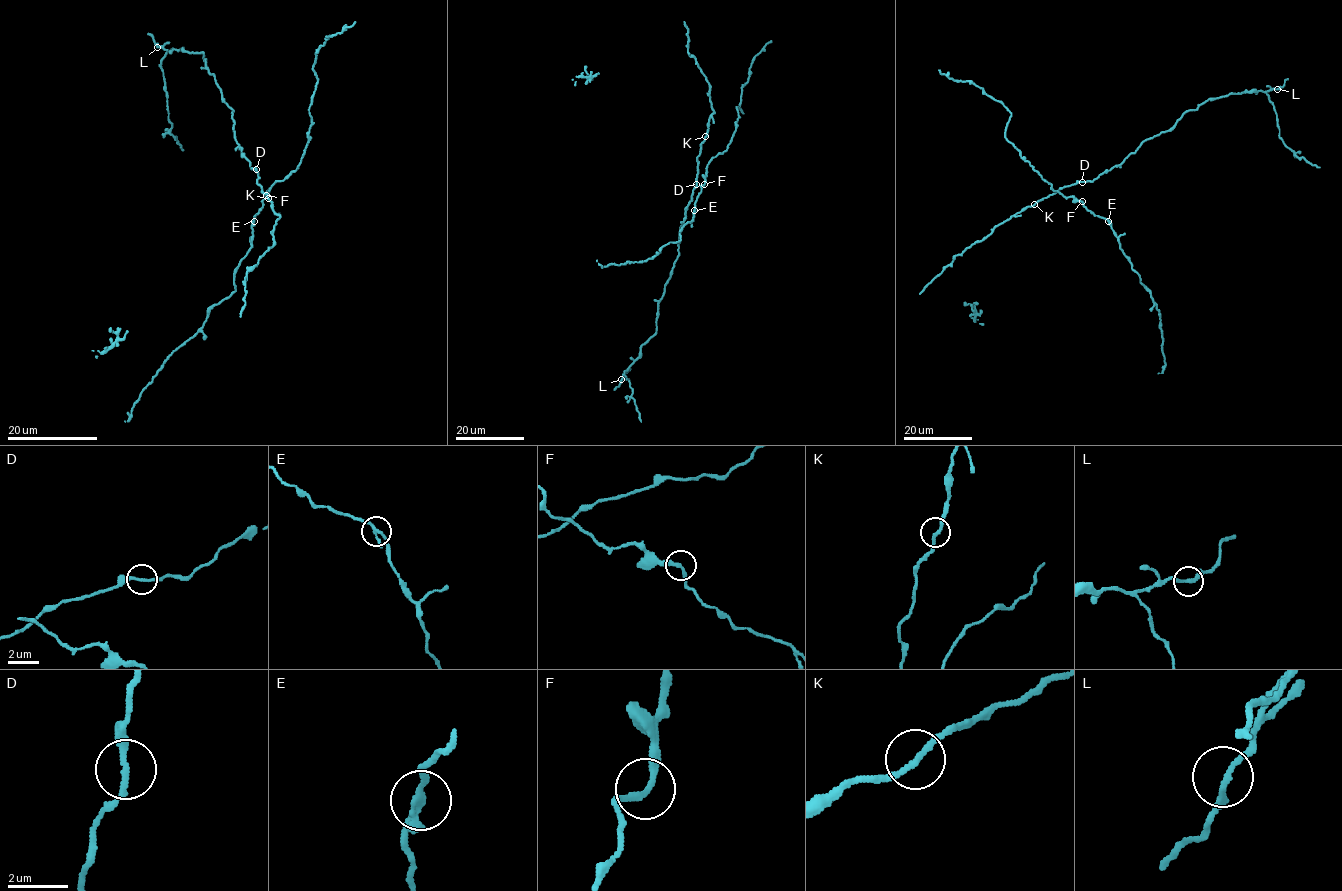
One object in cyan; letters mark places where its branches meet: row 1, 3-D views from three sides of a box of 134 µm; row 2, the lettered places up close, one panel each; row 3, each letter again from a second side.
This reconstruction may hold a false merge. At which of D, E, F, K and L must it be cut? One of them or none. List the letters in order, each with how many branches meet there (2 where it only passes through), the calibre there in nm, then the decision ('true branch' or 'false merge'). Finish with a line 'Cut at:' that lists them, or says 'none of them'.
D: branches 2; calibre 200 nm; true branch
E: branches 2; calibre 200 nm; true branch
F: branches 2; calibre 200 nm; true branch
K: branches 2; calibre 190 nm; true branch
L: branches 2; calibre 220 nm; true branch
Cut at: none of them

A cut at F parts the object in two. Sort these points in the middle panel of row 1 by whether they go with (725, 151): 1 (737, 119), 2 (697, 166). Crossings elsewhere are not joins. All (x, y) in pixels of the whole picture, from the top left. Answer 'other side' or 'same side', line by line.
1: same side
2: other side

